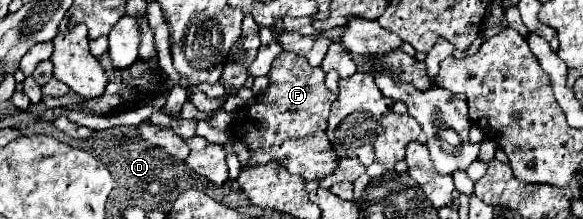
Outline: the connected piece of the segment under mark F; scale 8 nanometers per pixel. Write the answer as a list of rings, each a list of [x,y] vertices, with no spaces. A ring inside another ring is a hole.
[[[283,51],[273,63],[269,79],[269,89],[247,101],[245,109],[235,117],[233,133],[245,141],[251,151],[247,165],[277,161],[287,171],[301,175],[305,181],[317,181],[329,175],[337,165],[337,155],[325,137],[325,127],[337,95],[325,87],[323,69],[311,67],[307,59],[291,51]]]

